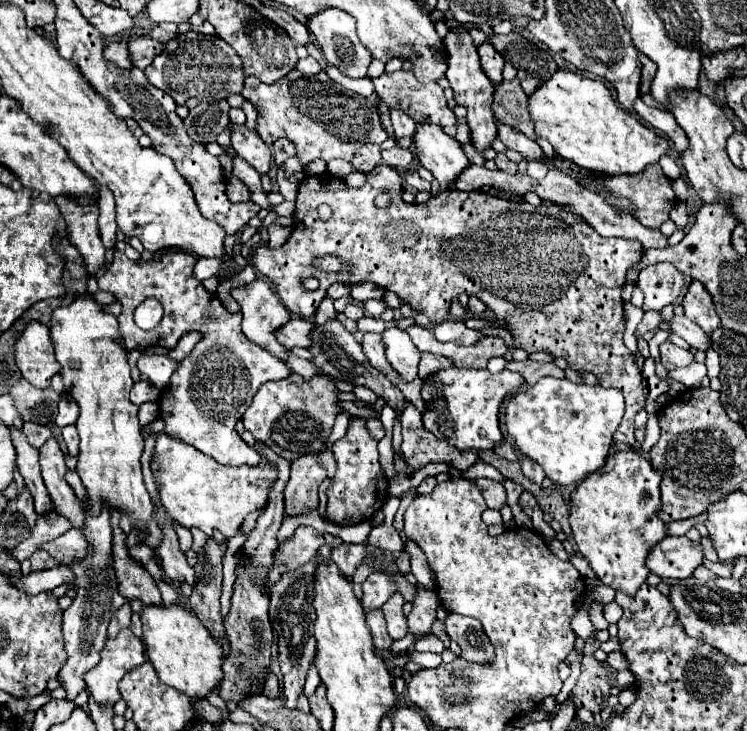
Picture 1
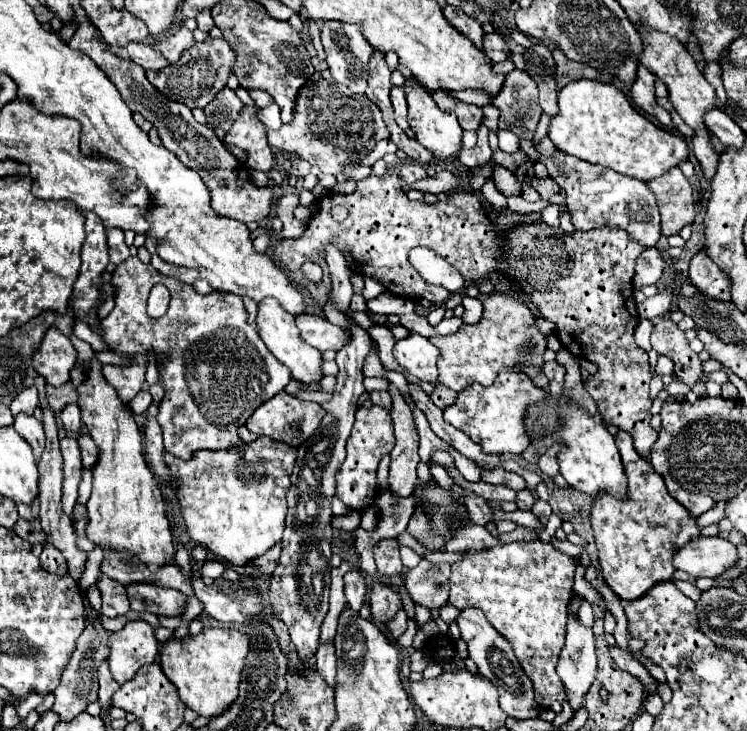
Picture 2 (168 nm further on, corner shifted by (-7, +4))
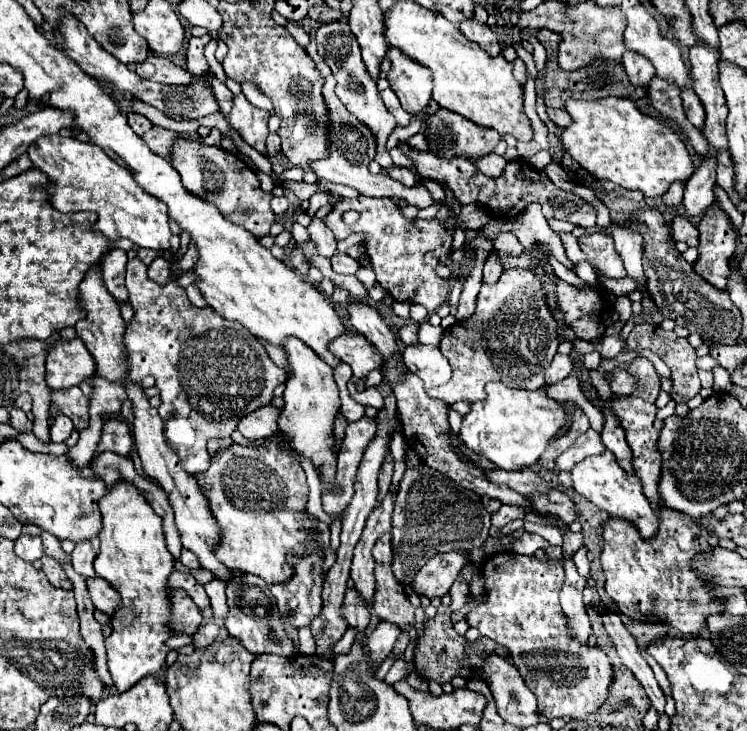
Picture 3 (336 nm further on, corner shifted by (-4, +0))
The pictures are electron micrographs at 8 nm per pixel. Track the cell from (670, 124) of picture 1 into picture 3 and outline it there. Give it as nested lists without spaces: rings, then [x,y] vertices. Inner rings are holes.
[[[626,50],[626,52],[624,52],[622,64],[624,64],[626,74],[628,74],[628,78],[630,78],[630,82],[632,82],[634,86],[646,88],[648,82],[652,80],[652,76],[654,76],[652,62],[650,62],[648,58],[644,58],[642,54],[636,54],[636,52],[632,52],[632,50]]]

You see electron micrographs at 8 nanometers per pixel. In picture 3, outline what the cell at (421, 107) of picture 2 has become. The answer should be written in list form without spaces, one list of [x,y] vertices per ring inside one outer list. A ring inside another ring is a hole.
[[[388,46],[386,56],[392,62],[386,78],[390,82],[390,88],[396,92],[400,104],[410,114],[422,112],[432,96],[432,72],[394,46]]]

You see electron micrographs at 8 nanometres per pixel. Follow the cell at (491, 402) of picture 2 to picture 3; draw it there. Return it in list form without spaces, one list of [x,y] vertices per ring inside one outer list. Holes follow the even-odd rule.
[[[490,382],[486,386],[486,392],[488,398],[482,402],[474,402],[472,410],[462,420],[462,430],[460,430],[462,442],[476,454],[492,460],[502,470],[522,470],[536,464],[542,452],[546,450],[546,446],[550,444],[550,440],[564,428],[566,424],[564,408],[556,400],[552,400],[544,388],[528,392],[528,390],[512,390],[502,382]]]

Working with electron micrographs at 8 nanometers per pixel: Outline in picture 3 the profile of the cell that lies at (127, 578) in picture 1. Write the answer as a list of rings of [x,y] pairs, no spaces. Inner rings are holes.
[[[170,590],[172,594],[172,628],[176,632],[194,634],[202,622],[200,608],[194,604],[194,600],[184,590]]]

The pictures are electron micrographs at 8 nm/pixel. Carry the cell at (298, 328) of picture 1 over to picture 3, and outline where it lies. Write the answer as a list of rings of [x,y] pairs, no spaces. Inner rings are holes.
[[[348,332],[336,338],[336,342],[332,342],[332,350],[352,368],[356,378],[364,378],[368,372],[382,366],[382,354],[358,332]]]

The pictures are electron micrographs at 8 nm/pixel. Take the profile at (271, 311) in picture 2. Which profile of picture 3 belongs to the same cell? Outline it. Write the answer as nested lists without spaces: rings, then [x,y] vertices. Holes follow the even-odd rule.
[[[288,340],[286,354],[292,368],[292,378],[286,382],[284,390],[284,408],[278,418],[278,428],[290,442],[290,448],[308,458],[318,472],[322,492],[336,492],[340,486],[336,484],[336,436],[334,436],[334,420],[340,410],[340,398],[338,398],[338,386],[334,382],[334,374],[330,366],[324,366],[308,346],[300,340]]]

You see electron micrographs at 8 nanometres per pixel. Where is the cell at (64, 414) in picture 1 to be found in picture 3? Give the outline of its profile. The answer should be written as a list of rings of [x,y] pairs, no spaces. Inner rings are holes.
[[[58,414],[50,426],[50,440],[52,442],[64,442],[72,430],[74,430],[72,420],[64,418],[64,414]]]

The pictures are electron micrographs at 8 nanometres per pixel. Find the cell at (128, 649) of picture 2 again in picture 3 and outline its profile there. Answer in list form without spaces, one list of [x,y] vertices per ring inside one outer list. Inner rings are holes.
[[[120,482],[120,486],[110,488],[110,494],[104,496],[100,502],[100,512],[104,520],[104,528],[100,532],[100,554],[96,556],[94,570],[96,576],[104,578],[120,596],[120,608],[112,614],[112,634],[106,638],[106,652],[108,652],[108,670],[112,674],[114,686],[118,692],[130,690],[138,680],[144,676],[156,674],[170,652],[166,640],[172,636],[168,626],[170,622],[170,592],[168,592],[168,578],[174,572],[174,558],[166,548],[162,518],[146,506],[146,498],[136,490],[130,482]]]

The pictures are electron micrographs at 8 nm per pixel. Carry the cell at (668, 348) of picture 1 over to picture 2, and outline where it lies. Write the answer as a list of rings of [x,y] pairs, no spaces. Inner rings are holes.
[[[661,318],[655,322],[651,344],[659,354],[665,354],[675,362],[675,376],[679,376],[685,384],[693,386],[701,374],[701,358],[691,350],[685,334],[677,328],[669,318]]]

